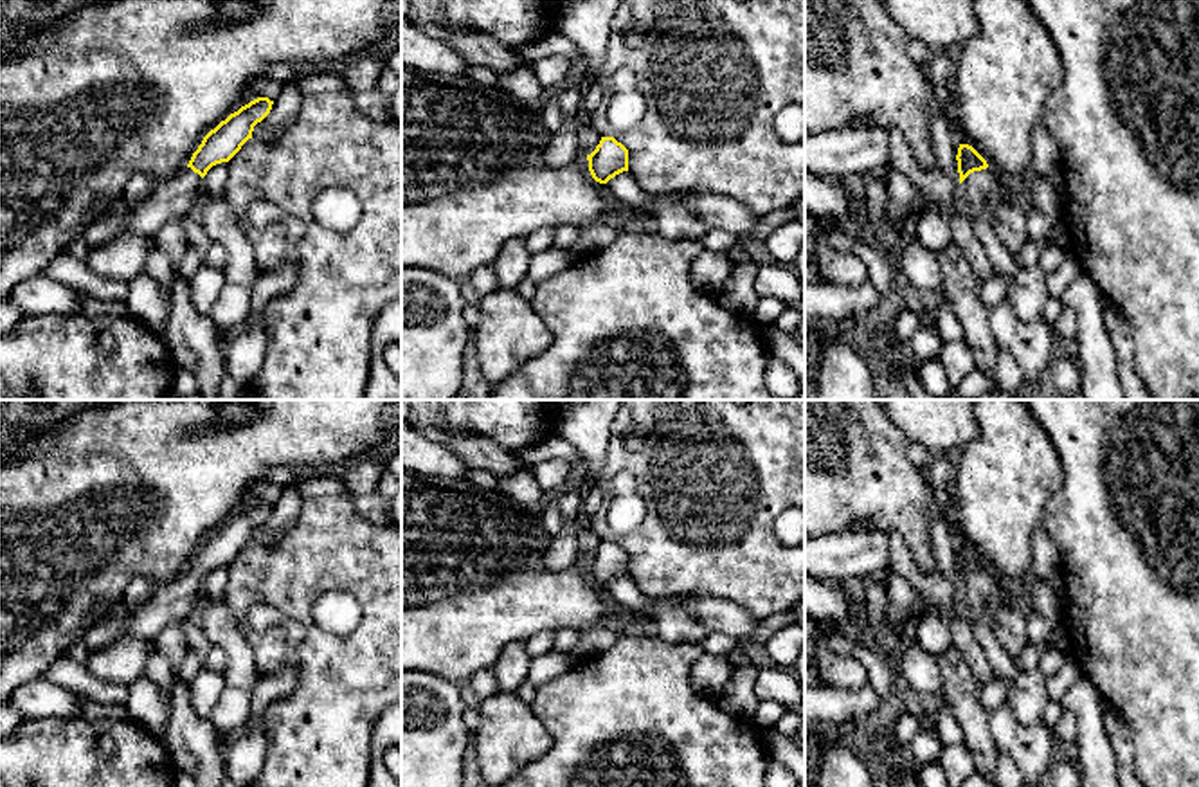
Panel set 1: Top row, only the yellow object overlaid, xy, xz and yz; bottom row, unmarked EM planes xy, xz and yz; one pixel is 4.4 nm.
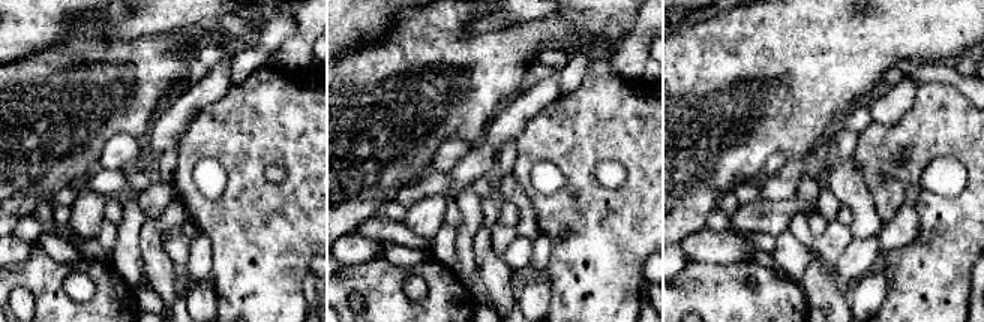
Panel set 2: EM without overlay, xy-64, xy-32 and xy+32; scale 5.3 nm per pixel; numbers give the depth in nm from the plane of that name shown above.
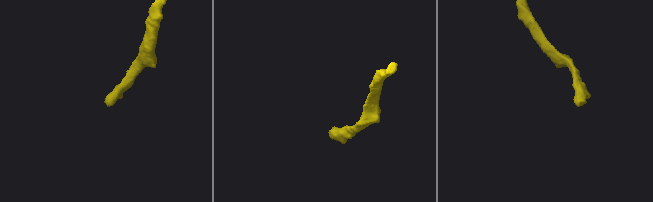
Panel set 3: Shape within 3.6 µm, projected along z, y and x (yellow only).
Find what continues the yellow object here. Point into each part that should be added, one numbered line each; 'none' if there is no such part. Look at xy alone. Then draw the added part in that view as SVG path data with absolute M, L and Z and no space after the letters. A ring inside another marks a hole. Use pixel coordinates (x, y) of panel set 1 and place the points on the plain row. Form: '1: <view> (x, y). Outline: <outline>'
1: xy (182, 597). Outline: M184 571L155 589L149 600L128 620L124 638L155 641L160 630L180 618L194 618L203 602L203 582Z

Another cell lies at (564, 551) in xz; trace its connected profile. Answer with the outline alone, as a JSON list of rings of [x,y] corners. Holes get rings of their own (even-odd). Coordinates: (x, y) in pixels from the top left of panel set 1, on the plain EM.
[[[565,520],[562,529],[551,538],[545,551],[545,567],[551,571],[562,571],[571,567],[581,558],[576,540],[576,529],[581,520]]]

